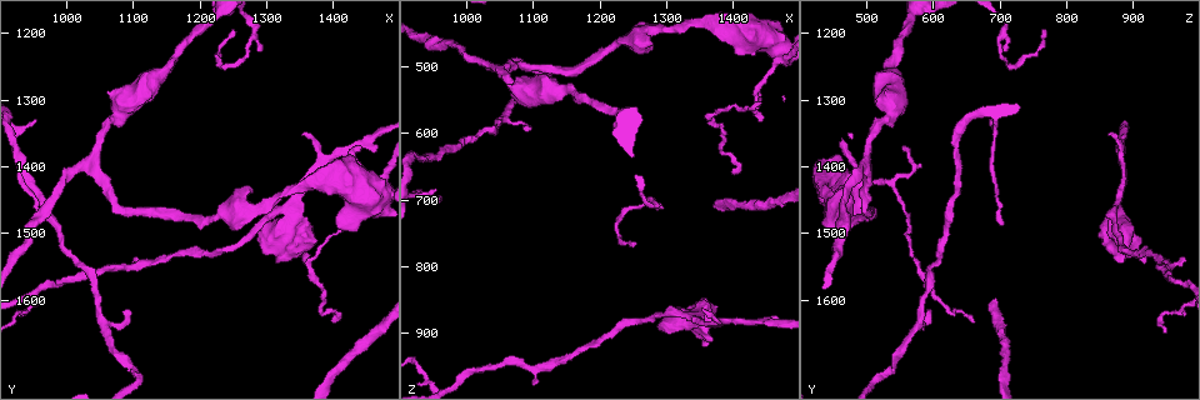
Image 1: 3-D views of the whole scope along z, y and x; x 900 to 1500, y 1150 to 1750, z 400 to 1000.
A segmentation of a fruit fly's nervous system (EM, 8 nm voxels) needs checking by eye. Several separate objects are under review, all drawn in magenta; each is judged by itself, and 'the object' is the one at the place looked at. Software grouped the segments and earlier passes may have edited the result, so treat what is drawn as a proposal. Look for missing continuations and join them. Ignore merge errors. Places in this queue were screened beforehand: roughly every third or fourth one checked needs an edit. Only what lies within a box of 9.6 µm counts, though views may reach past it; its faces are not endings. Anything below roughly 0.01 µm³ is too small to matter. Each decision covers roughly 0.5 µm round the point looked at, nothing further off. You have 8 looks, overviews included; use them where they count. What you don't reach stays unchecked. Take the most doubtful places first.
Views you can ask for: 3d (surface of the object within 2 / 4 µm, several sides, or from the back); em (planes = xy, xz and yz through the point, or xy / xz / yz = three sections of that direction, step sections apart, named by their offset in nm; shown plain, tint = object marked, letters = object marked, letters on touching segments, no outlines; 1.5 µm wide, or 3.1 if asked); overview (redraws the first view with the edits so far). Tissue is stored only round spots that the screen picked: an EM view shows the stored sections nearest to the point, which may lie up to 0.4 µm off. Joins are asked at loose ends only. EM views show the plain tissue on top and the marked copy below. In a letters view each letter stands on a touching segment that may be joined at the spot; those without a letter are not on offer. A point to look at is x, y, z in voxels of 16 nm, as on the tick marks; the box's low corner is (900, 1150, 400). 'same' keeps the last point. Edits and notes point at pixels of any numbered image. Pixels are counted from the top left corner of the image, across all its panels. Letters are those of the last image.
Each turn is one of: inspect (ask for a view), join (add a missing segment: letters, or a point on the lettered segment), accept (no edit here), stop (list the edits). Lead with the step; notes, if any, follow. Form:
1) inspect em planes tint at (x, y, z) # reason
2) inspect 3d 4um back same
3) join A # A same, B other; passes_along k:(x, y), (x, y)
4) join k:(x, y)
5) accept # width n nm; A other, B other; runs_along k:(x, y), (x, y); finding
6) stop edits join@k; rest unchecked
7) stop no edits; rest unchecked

inspect 3d 4um at (1405, 1635, 660) # an open end

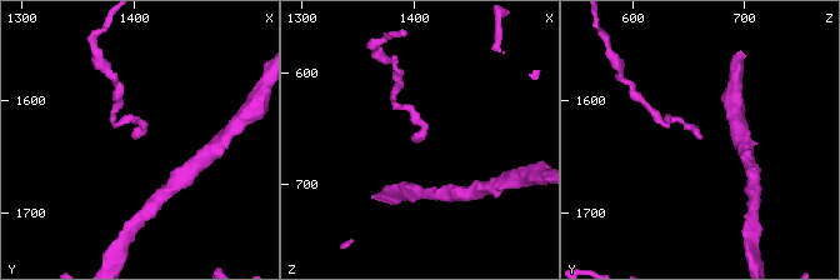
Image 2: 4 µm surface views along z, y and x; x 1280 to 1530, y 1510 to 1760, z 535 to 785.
inspect em planes letters at (1408, 1632, 664) # need the tissue

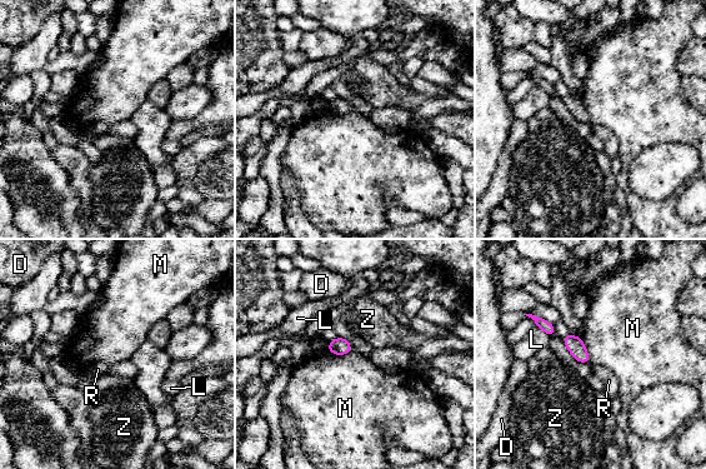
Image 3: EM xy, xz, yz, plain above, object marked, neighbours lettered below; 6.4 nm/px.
accept # width 100 nm; D other, L other, M other, R other, Z other; border 3:(580, 337), (590, 362); none of them fits

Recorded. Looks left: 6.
inspect em xz step 4 tint at (1320, 1540, 880) # thick end

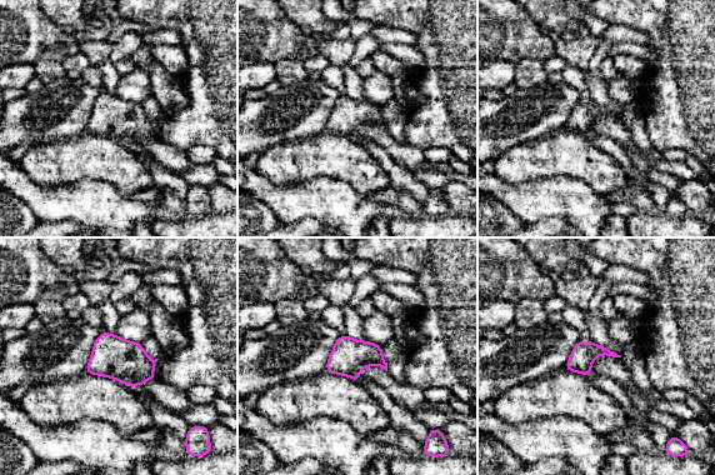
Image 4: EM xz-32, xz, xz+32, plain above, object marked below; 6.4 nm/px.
inspect em planes letters same # cut it another way

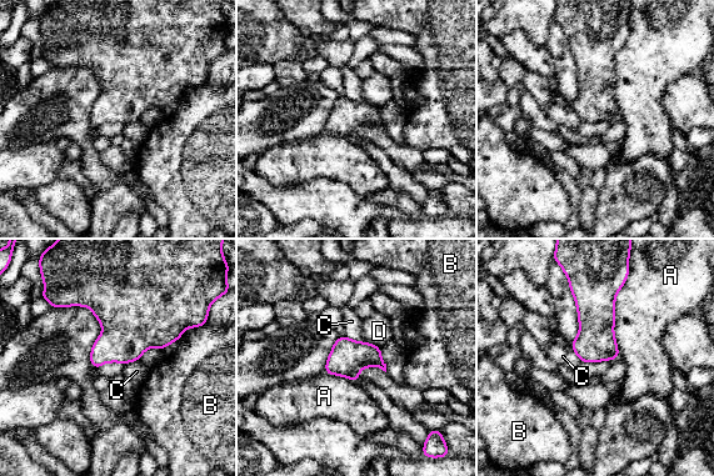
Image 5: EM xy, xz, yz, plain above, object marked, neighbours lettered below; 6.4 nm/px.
accept # A other, B other, C other, D other; no lettered segment goes on from it

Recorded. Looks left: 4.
inspect em planes letters at (960, 1485, 700) # an open end

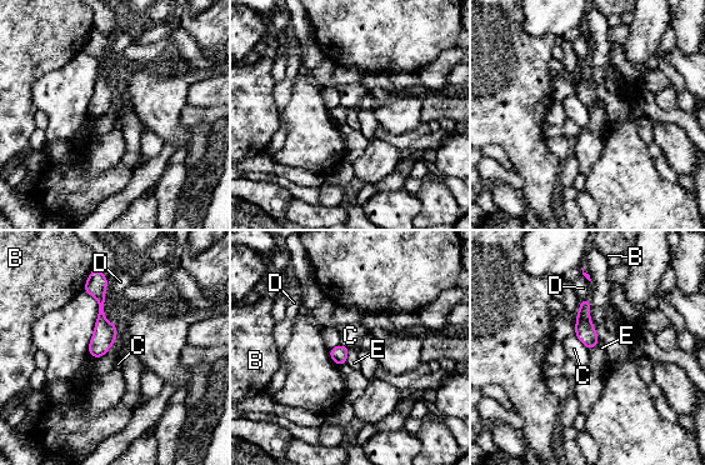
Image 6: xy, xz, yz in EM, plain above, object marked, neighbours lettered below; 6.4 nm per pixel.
accept # B other, C other, D other, E other; runs_along 6:(96, 276), (100, 296), (98, 354); no lettered segment goes on from it

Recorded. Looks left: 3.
stop no edits; rest unchecked

